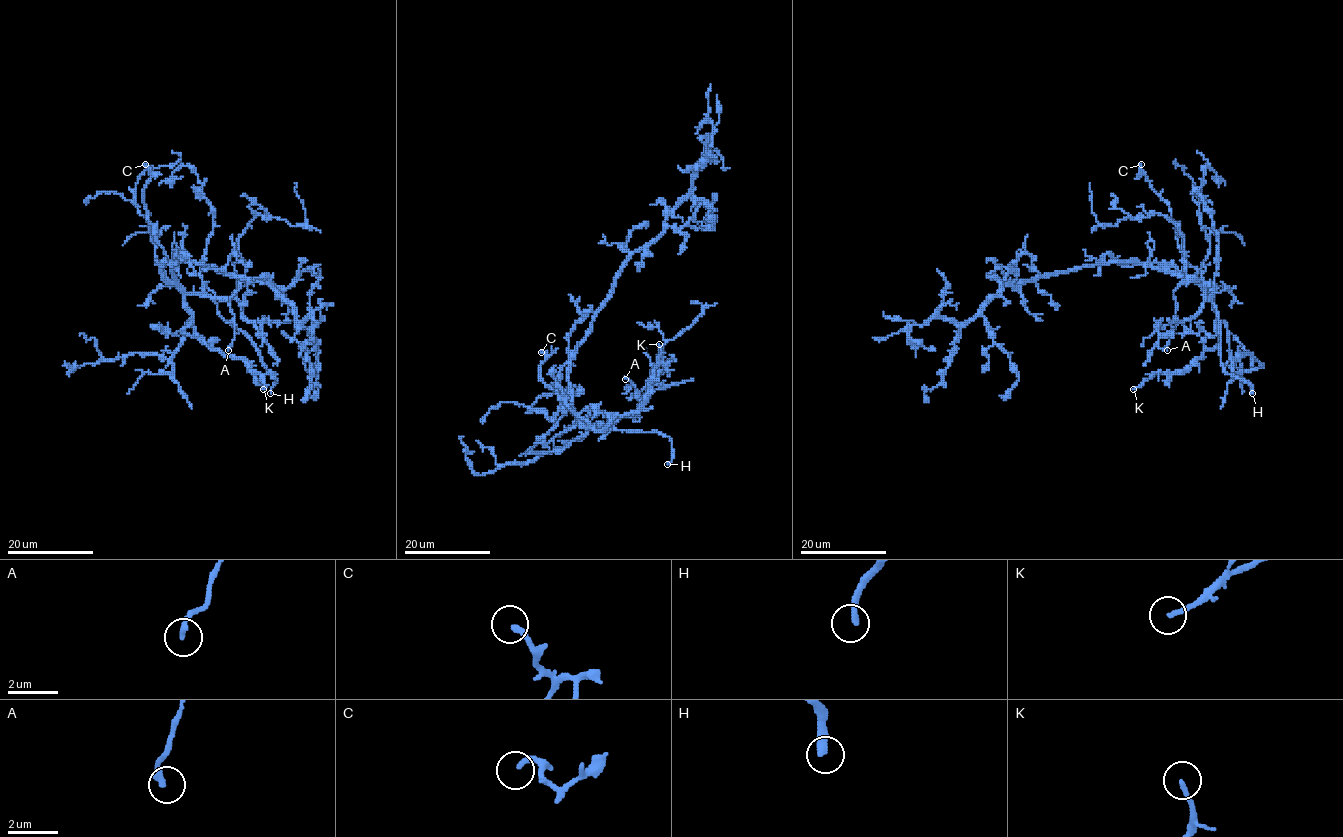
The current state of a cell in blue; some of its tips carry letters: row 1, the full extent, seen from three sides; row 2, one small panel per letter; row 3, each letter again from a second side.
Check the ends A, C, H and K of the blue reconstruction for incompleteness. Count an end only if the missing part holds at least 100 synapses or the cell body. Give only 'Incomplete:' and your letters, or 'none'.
Incomplete: H

